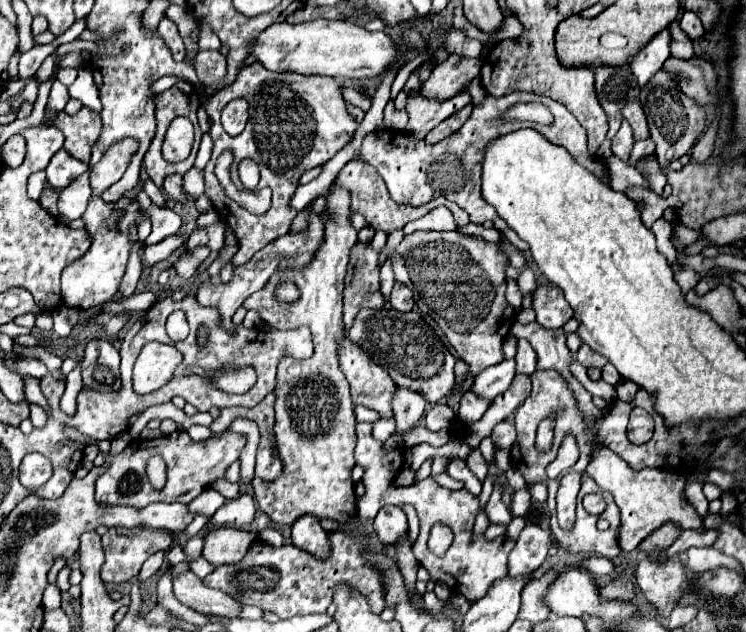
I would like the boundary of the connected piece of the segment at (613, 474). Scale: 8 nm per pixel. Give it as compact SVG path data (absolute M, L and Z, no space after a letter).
M593 444L589 476L595 478L603 490L613 494L615 504L621 510L621 528L617 542L621 544L623 552L633 552L645 536L649 536L655 528L663 526L669 520L679 524L683 530L703 528L701 516L691 504L685 504L681 498L681 492L685 488L685 478L681 474L667 474L661 468L643 468L637 472L629 464L625 464L625 460L621 460L621 456L617 456L613 450L605 448L603 444Z

